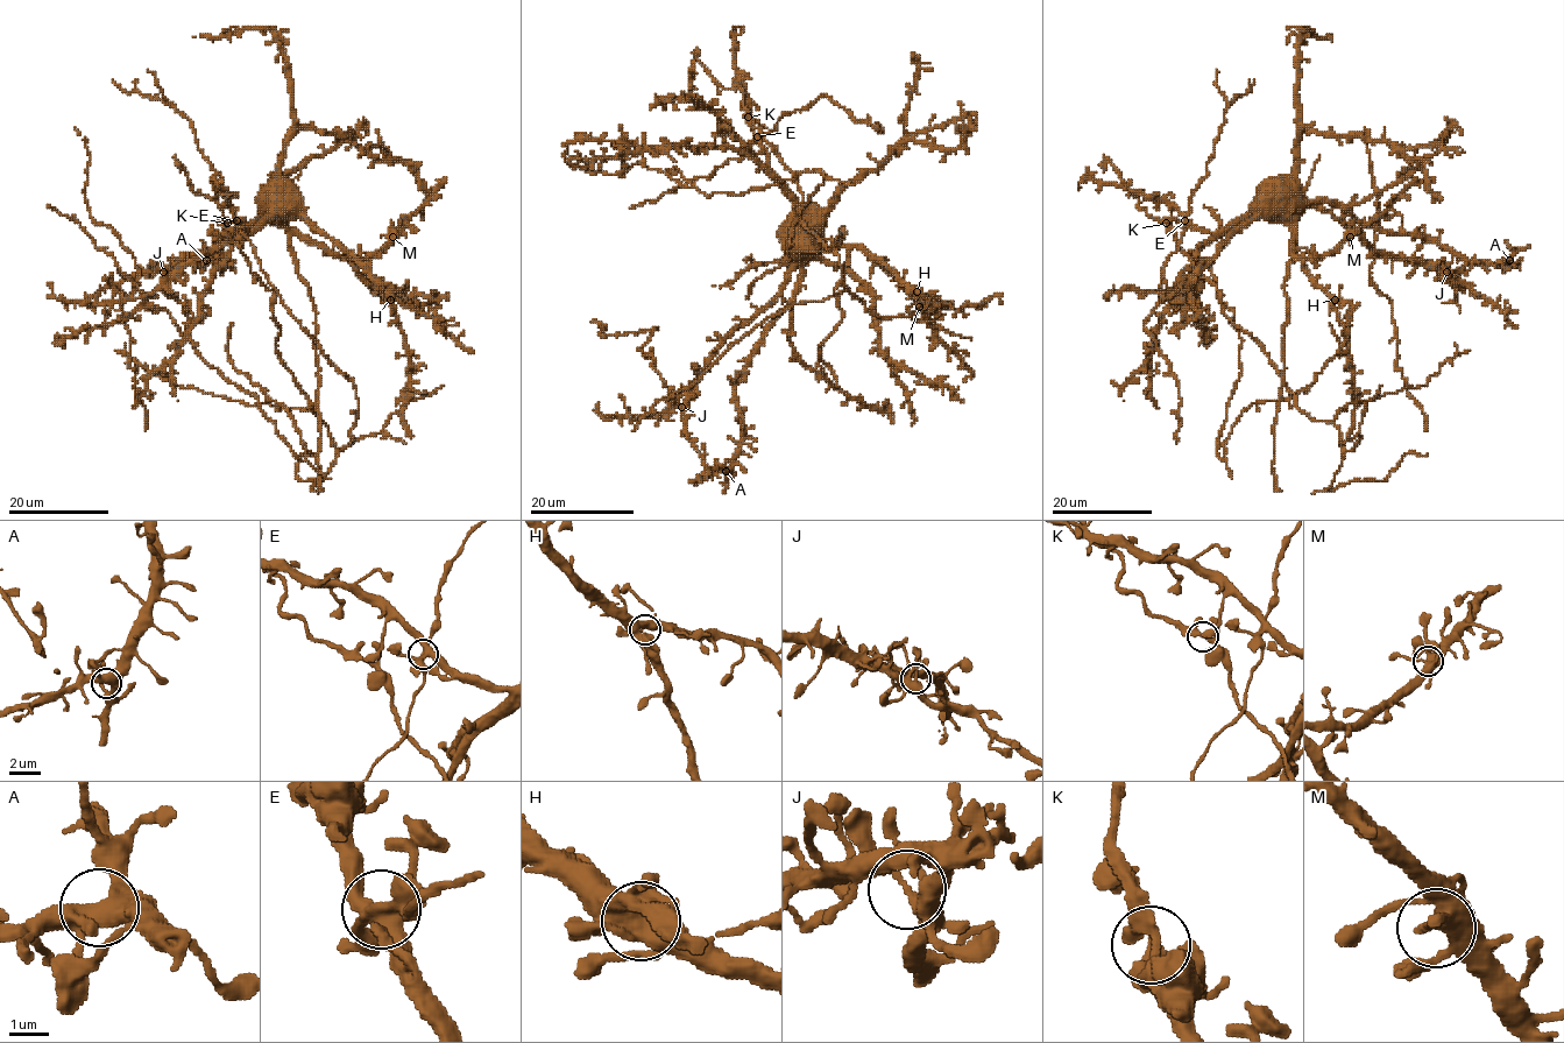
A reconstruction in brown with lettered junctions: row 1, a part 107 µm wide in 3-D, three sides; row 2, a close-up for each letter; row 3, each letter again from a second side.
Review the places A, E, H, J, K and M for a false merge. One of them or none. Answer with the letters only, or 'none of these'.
none of these

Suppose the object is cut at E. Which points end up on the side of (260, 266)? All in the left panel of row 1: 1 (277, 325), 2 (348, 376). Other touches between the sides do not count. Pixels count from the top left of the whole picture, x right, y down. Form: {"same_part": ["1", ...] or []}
{"same_part": []}

